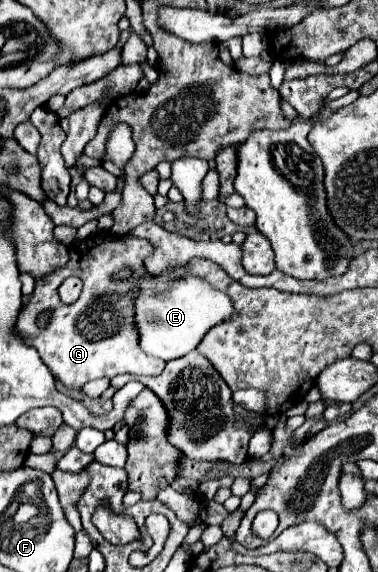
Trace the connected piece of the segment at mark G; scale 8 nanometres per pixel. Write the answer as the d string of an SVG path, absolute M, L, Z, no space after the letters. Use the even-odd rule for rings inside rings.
M110 234L90 236L88 240L78 240L70 246L72 262L60 272L52 272L44 284L36 284L30 302L22 308L16 328L26 340L34 346L50 368L50 372L66 388L82 388L86 382L118 374L160 374L164 370L164 360L144 356L138 346L136 328L132 324L132 292L138 276L146 274L144 258L152 252L152 246L146 240L124 240ZM122 268L132 268L136 276L132 280L112 280ZM68 276L78 276L82 280L82 294L74 304L64 304L58 296L58 286ZM50 310L50 322L40 328L36 324L42 312Z

